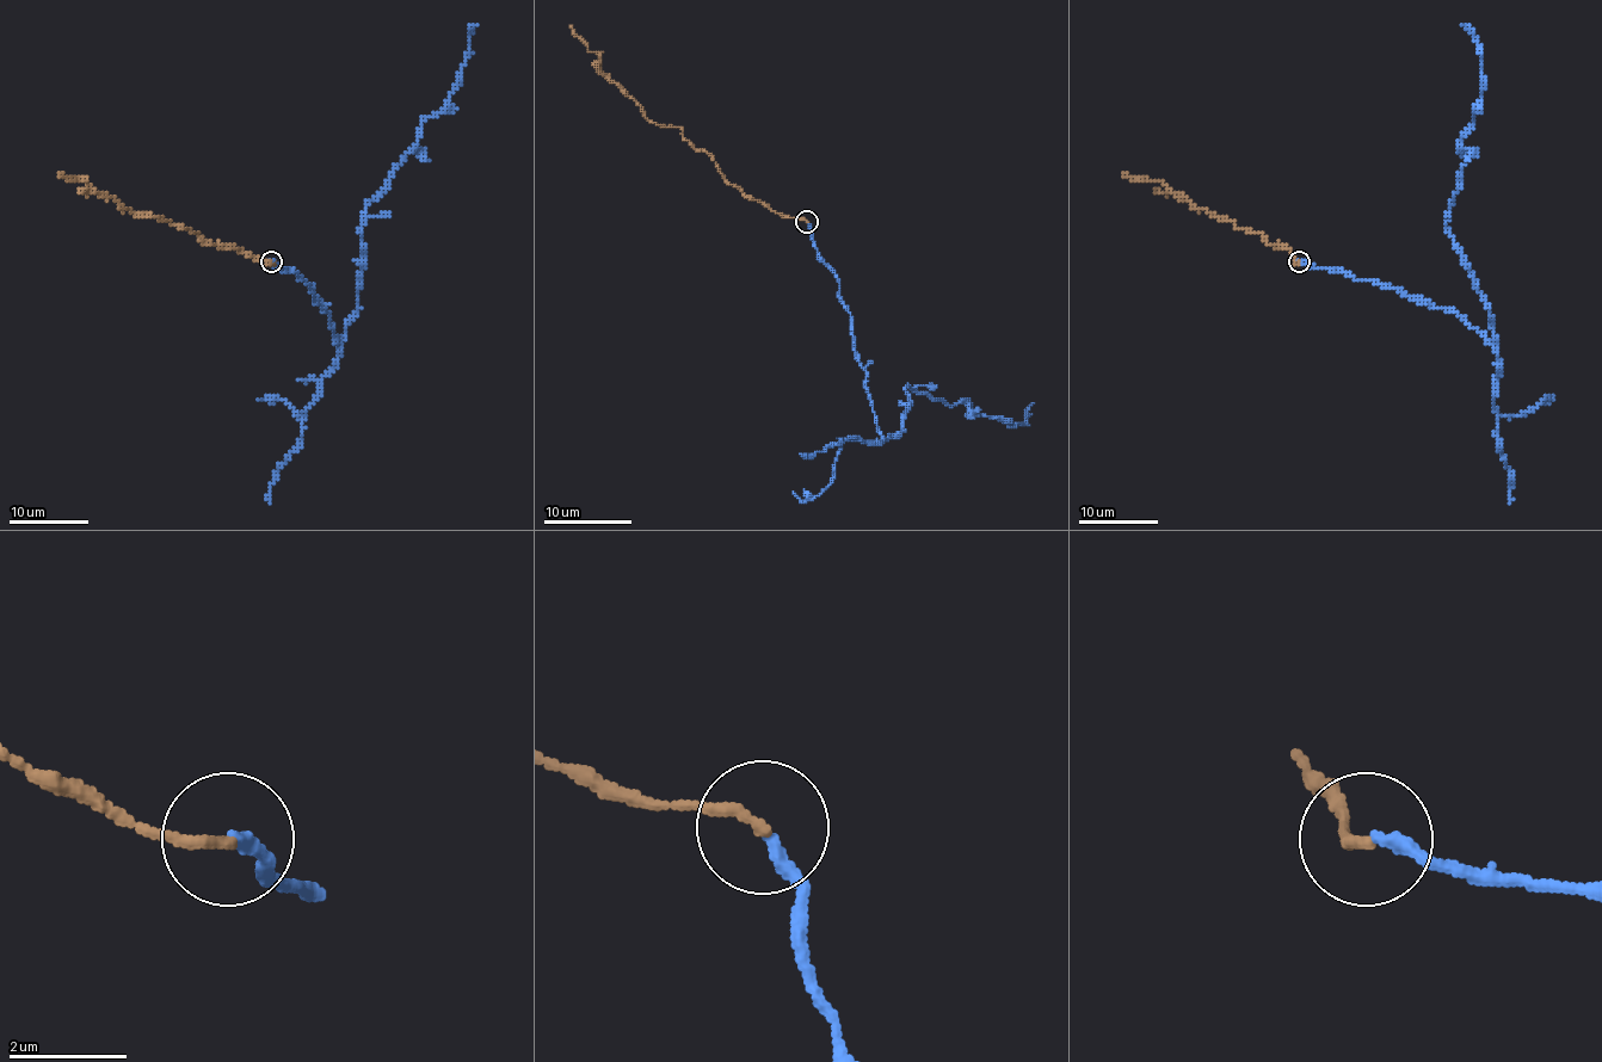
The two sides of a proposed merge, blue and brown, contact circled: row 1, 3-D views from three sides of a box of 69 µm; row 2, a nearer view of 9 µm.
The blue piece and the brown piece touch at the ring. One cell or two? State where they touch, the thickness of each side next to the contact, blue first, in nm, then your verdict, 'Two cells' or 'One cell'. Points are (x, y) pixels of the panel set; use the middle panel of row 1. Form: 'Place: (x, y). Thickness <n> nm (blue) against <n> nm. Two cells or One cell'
Place: (807, 221). Thickness 240 nm (blue) against 200 nm. One cell

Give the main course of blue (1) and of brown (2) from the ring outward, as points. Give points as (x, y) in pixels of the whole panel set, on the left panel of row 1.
1: (271, 261), (313, 289), (343, 343), (358, 307), (363, 215), (423, 124), (444, 106), (476, 24)
2: (271, 261), (219, 245), (155, 215), (131, 214), (111, 197), (98, 196), (84, 179), (66, 179), (57, 172)

